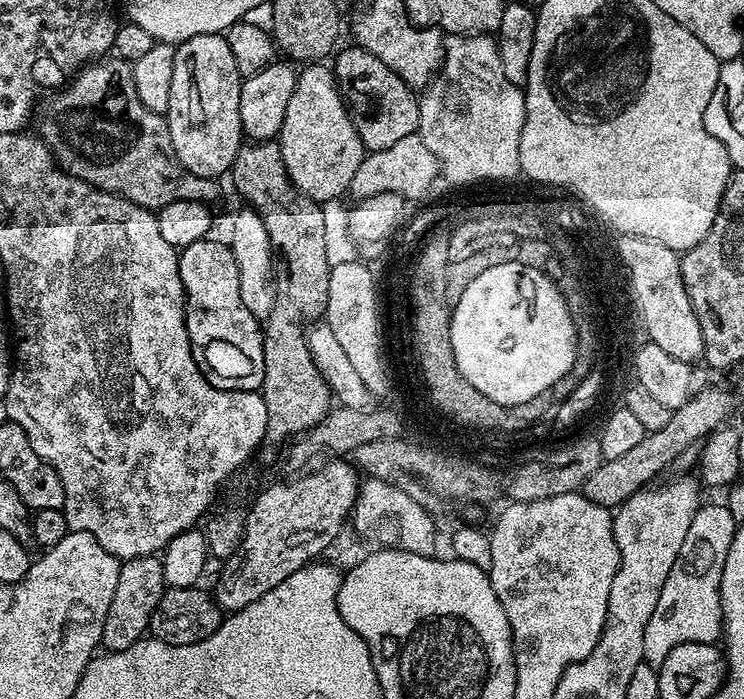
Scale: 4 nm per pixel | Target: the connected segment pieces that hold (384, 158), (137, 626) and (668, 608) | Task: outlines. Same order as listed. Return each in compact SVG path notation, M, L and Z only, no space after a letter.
M413 134L402 138L402 142L394 142L394 146L386 146L377 152L369 151L354 174L350 192L356 198L377 196L380 192L396 192L405 201L412 202L419 196L426 195L436 176L438 180L440 175L440 164L436 155L432 153L430 146L426 146L426 142L422 142L420 135Z
M159 555L135 556L133 560L123 561L118 586L114 586L114 598L110 598L110 610L102 630L103 647L112 654L123 654L127 648L137 647L145 639L154 610L164 595L164 562Z
M710 570L707 579L694 576L673 576L671 573L662 586L658 606L646 622L646 634L642 638L644 660L653 666L659 666L674 650L674 646L689 642L716 642L721 639L724 611L720 609L720 576L714 576Z

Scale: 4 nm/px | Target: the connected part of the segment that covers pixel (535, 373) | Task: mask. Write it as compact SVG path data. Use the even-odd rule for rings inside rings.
M528 265L493 266L474 278L451 309L451 327L454 330L454 358L466 382L509 410L522 402L530 402L530 398L538 394L547 393L576 362L578 328L573 314L568 311L565 293L547 273Z

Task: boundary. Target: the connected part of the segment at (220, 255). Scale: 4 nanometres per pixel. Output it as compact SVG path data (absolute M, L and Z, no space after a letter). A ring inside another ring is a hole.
M205 238L195 240L193 244L185 244L179 253L192 357L200 373L215 388L231 392L254 392L264 382L262 324L244 305L238 262L231 247L212 239Z

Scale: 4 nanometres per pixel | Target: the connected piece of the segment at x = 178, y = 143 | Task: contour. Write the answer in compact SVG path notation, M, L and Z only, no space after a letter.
M203 32L182 40L175 50L166 119L176 157L185 171L220 178L231 169L244 136L240 117L242 77L234 62L234 50L230 50L227 35L219 32Z

